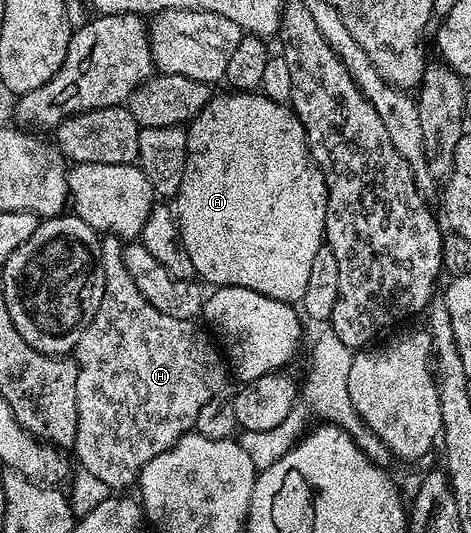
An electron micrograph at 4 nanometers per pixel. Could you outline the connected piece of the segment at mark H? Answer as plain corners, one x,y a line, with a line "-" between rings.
107,234
101,240
100,254
104,269
104,297
76,348
78,420
72,451
82,462
79,463
81,470
104,481
107,489
114,489
126,487
129,483
131,486
152,457
160,457
160,453
176,445
181,435
194,431
200,409
204,409
204,405
208,405
208,401
215,398
225,385
228,367
215,340
205,330
202,332
197,322
160,313
160,309
136,289
136,281
132,281
126,268
123,240

